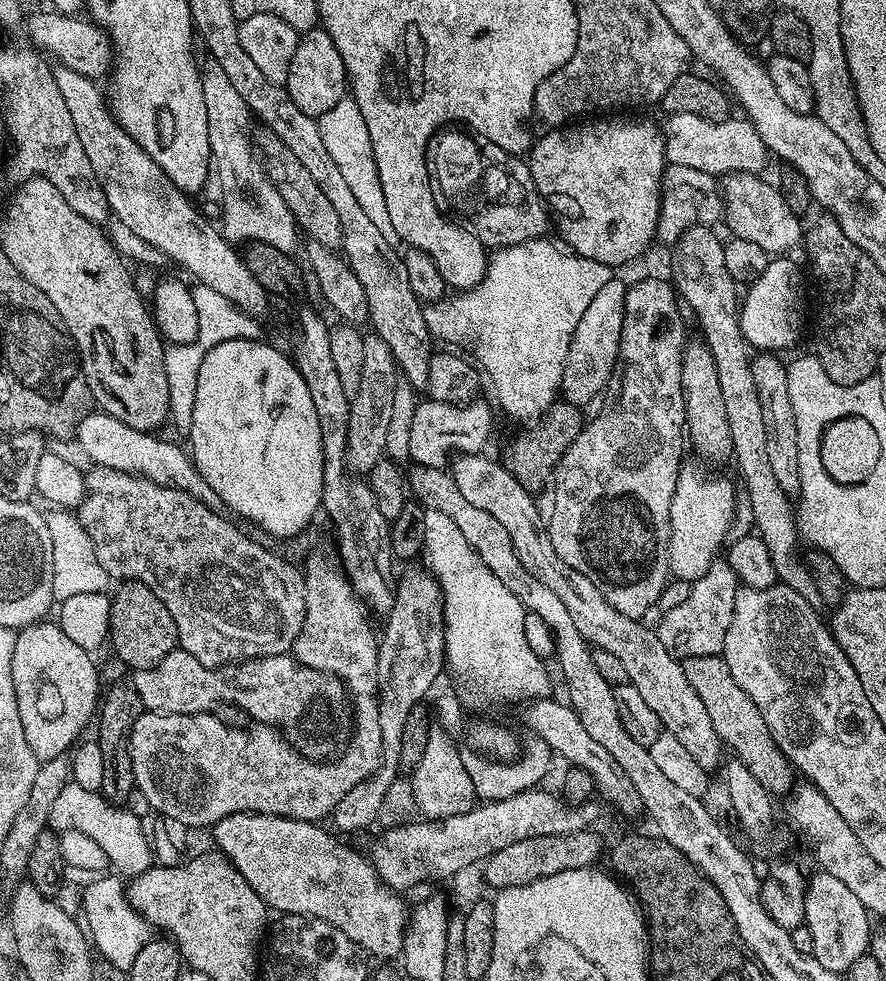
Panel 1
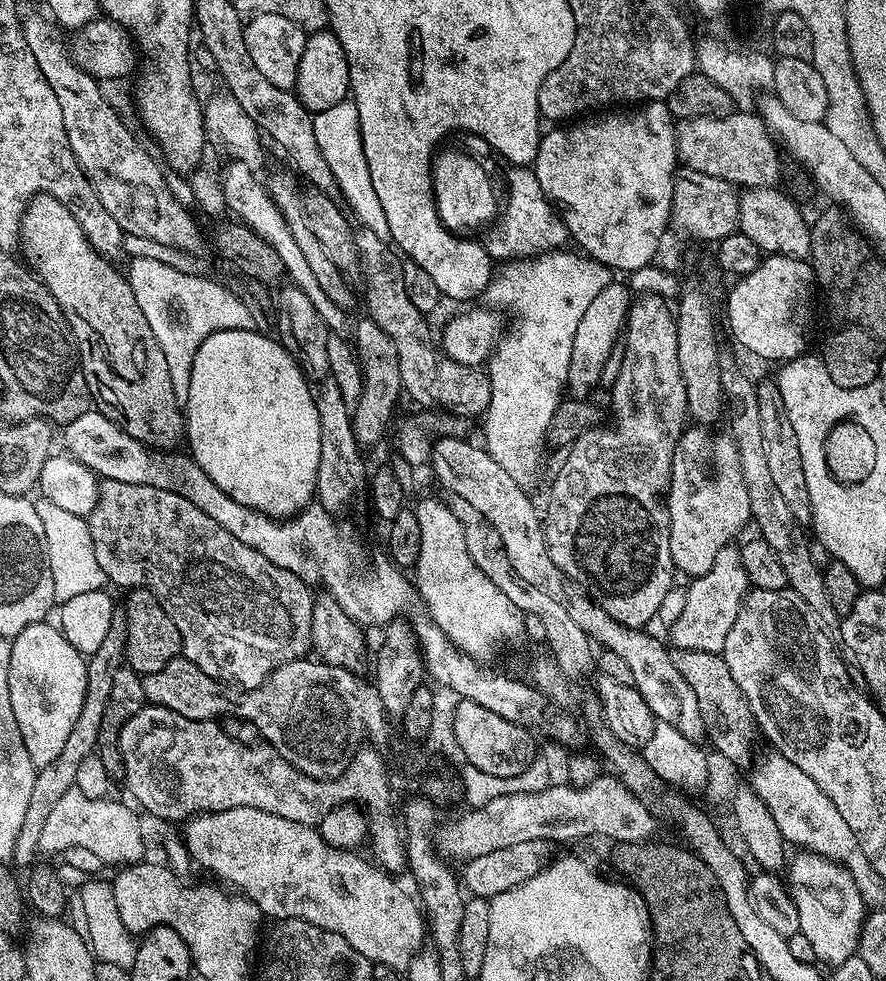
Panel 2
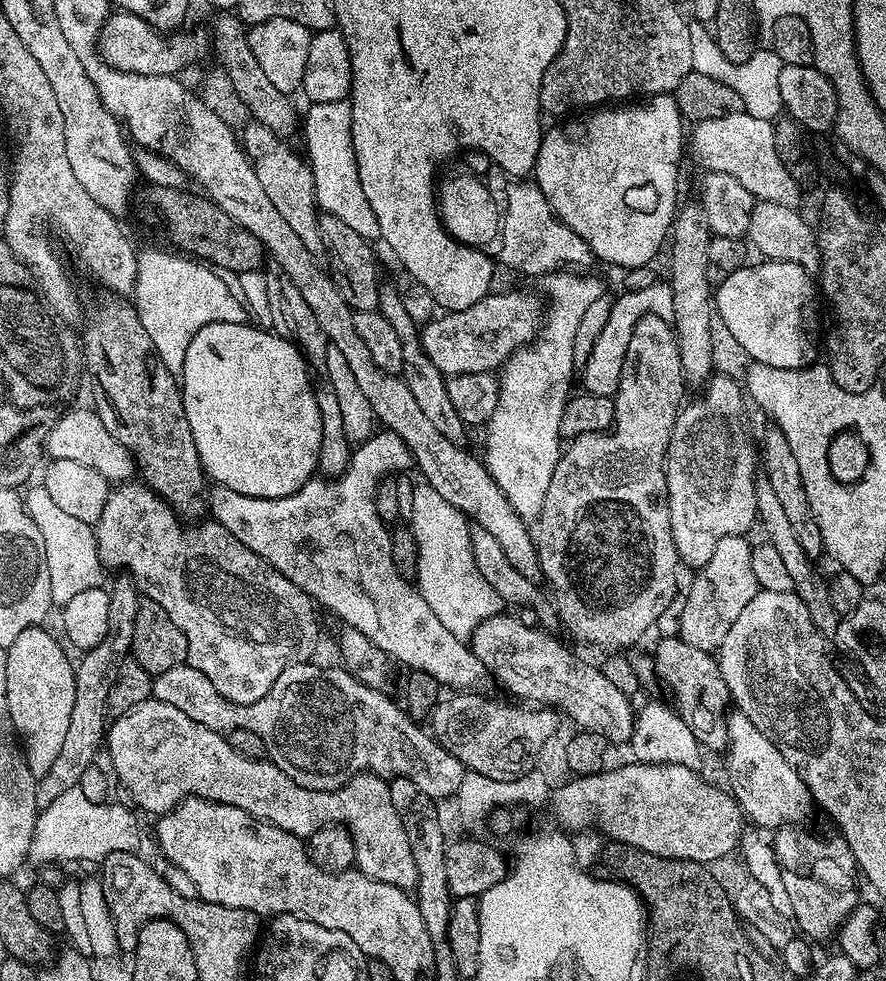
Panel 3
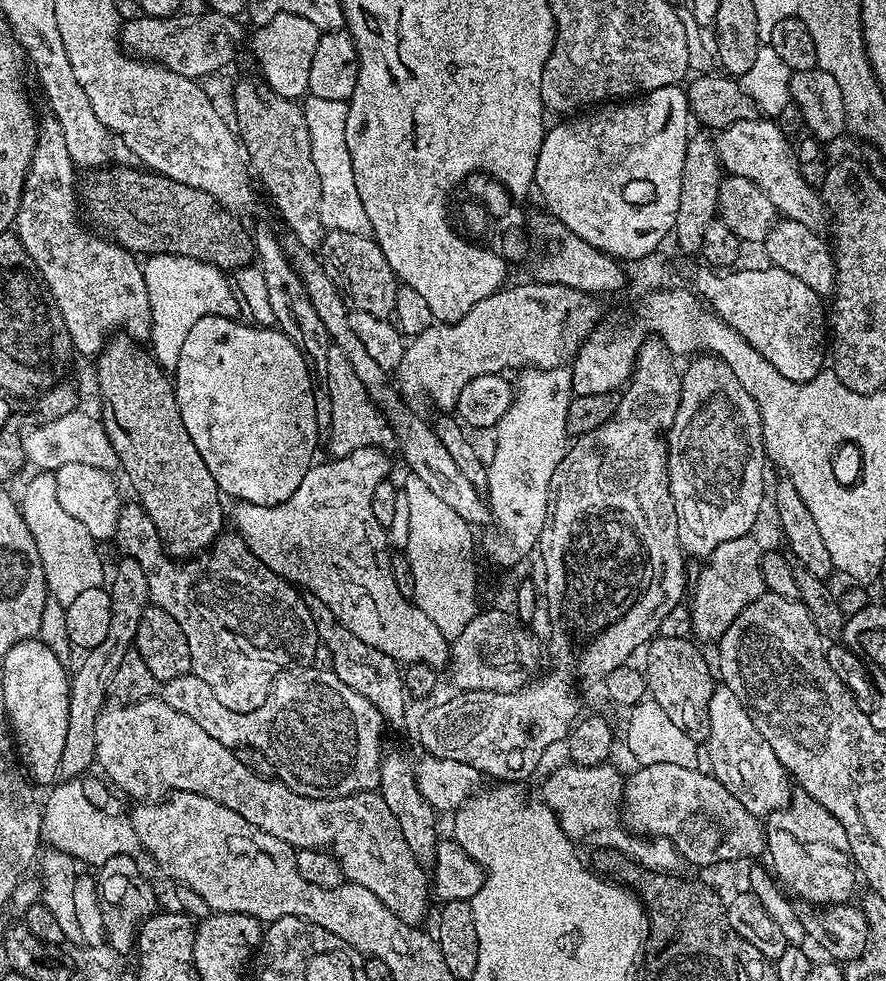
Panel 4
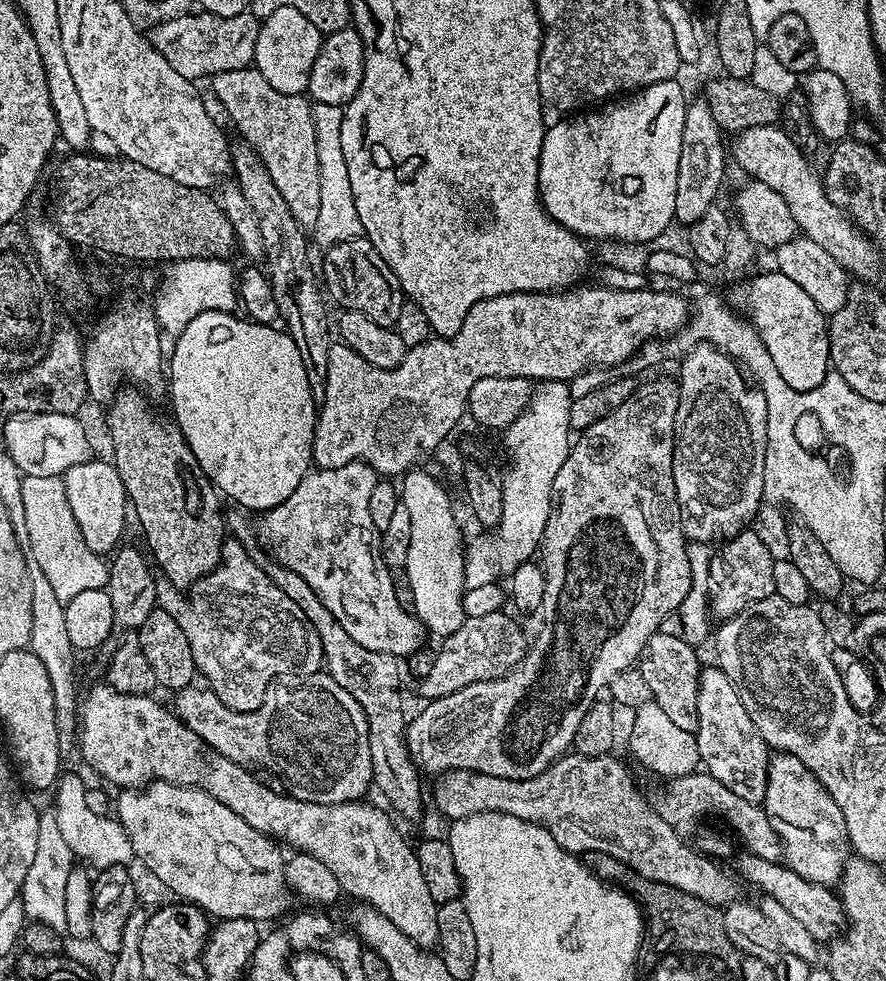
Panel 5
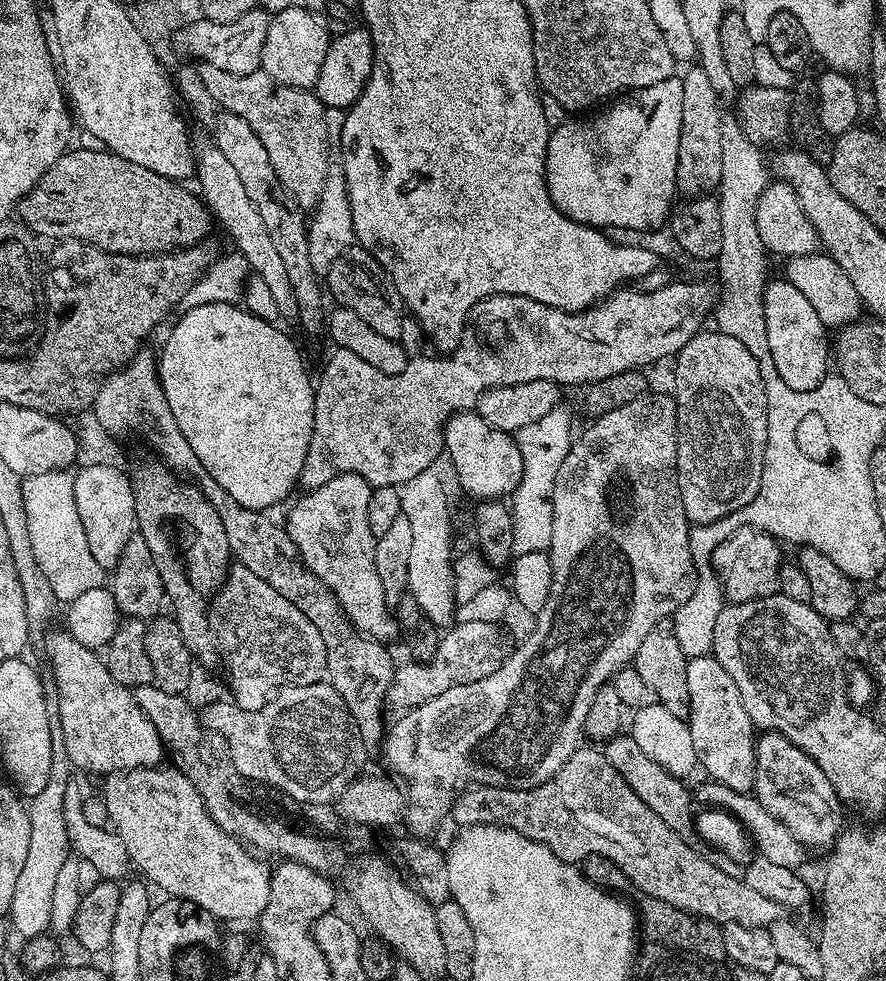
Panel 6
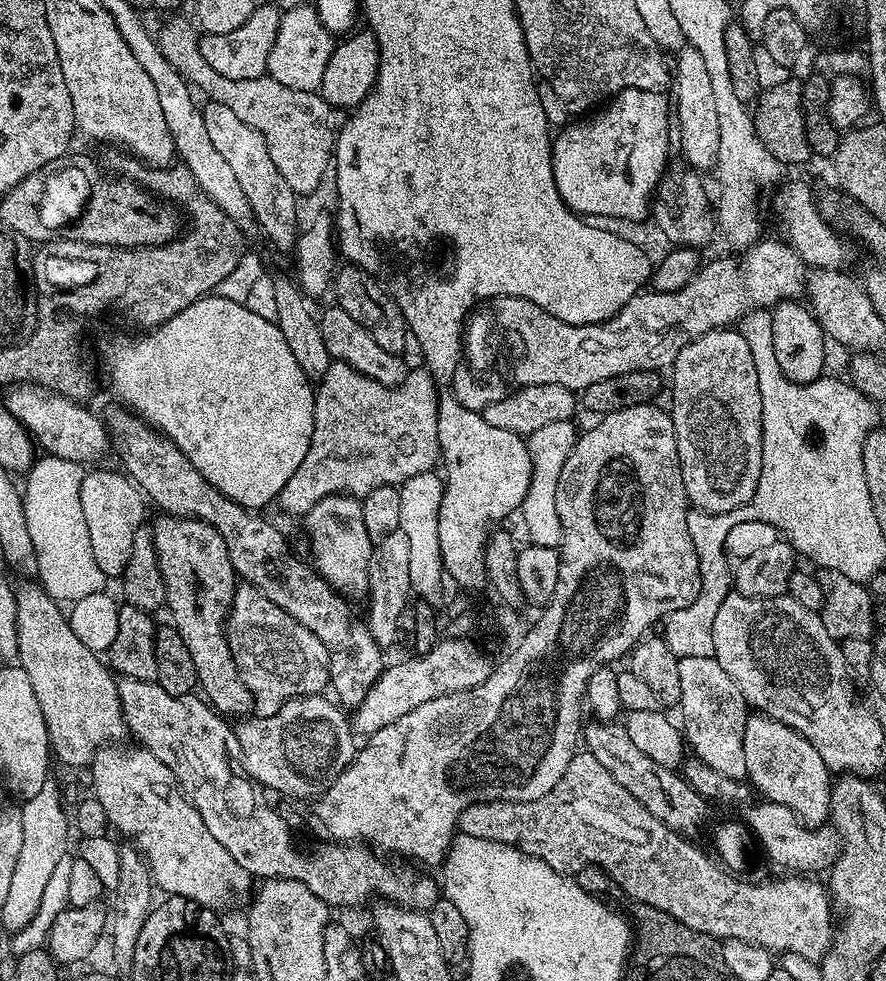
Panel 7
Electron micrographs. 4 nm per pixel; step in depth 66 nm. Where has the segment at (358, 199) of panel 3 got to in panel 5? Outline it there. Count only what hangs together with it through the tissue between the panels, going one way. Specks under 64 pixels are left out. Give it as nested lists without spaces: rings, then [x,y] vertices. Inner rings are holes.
[[[312,104],[314,134],[318,142],[318,178],[322,182],[322,203],[318,210],[318,222],[310,229],[313,241],[327,250],[333,244],[355,240],[364,236],[362,218],[358,218],[358,206],[354,206],[354,190],[350,190],[350,174],[346,170],[346,154],[342,154],[342,118],[344,112],[336,112],[338,106]]]

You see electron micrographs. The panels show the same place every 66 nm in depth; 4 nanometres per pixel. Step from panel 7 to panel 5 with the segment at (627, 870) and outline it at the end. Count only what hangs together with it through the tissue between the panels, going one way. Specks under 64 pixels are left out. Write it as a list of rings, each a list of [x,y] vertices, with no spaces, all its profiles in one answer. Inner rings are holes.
[[[565,754],[559,760],[555,760],[546,770],[542,770],[542,774],[538,774],[534,778],[526,778],[525,780],[511,780],[510,778],[494,778],[494,774],[482,774],[481,772],[471,772],[470,770],[454,770],[453,772],[445,772],[439,777],[440,780],[436,784],[436,808],[445,816],[445,821],[461,820],[470,814],[482,814],[483,812],[501,812],[502,814],[510,814],[516,818],[523,820],[531,820],[533,824],[543,824],[545,830],[554,838],[554,842],[558,842],[558,846],[562,846],[567,852],[573,854],[583,854],[590,850],[602,850],[606,854],[614,854],[614,858],[618,858],[622,862],[626,862],[626,866],[633,868],[642,878],[650,878],[654,882],[662,882],[666,886],[670,886],[679,892],[690,894],[694,898],[698,898],[707,904],[717,906],[727,906],[737,899],[736,884],[719,868],[717,861],[713,857],[706,856],[702,852],[696,851],[695,847],[685,837],[679,836],[669,824],[667,824],[659,811],[654,810],[648,805],[643,794],[636,789],[636,784],[632,781],[632,776],[628,773],[628,768],[620,760],[615,760],[615,755],[607,756],[581,756],[579,754]]]

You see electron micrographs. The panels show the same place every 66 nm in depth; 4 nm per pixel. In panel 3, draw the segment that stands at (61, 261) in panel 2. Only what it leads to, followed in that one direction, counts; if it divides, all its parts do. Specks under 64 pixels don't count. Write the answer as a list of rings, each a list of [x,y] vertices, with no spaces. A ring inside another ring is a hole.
[[[108,298],[100,304],[100,309],[88,320],[82,332],[82,364],[96,379],[100,392],[112,404],[96,404],[95,411],[110,434],[129,451],[135,460],[138,476],[156,495],[172,505],[177,516],[185,521],[199,521],[206,512],[206,477],[198,458],[198,446],[194,446],[194,434],[190,434],[190,422],[186,422],[186,410],[180,397],[177,377],[162,366],[162,358],[150,342],[150,334],[142,326],[135,307],[124,298]]]

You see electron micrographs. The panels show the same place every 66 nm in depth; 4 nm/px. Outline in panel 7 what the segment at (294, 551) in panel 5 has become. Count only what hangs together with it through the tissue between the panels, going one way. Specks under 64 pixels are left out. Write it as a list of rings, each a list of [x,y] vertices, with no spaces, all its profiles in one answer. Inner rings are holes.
[[[347,494],[327,496],[318,502],[318,506],[311,508],[303,517],[302,524],[308,527],[308,540],[312,543],[311,559],[317,573],[345,598],[367,597],[368,560],[373,542],[370,534],[366,534],[366,522],[362,522],[361,501]]]

